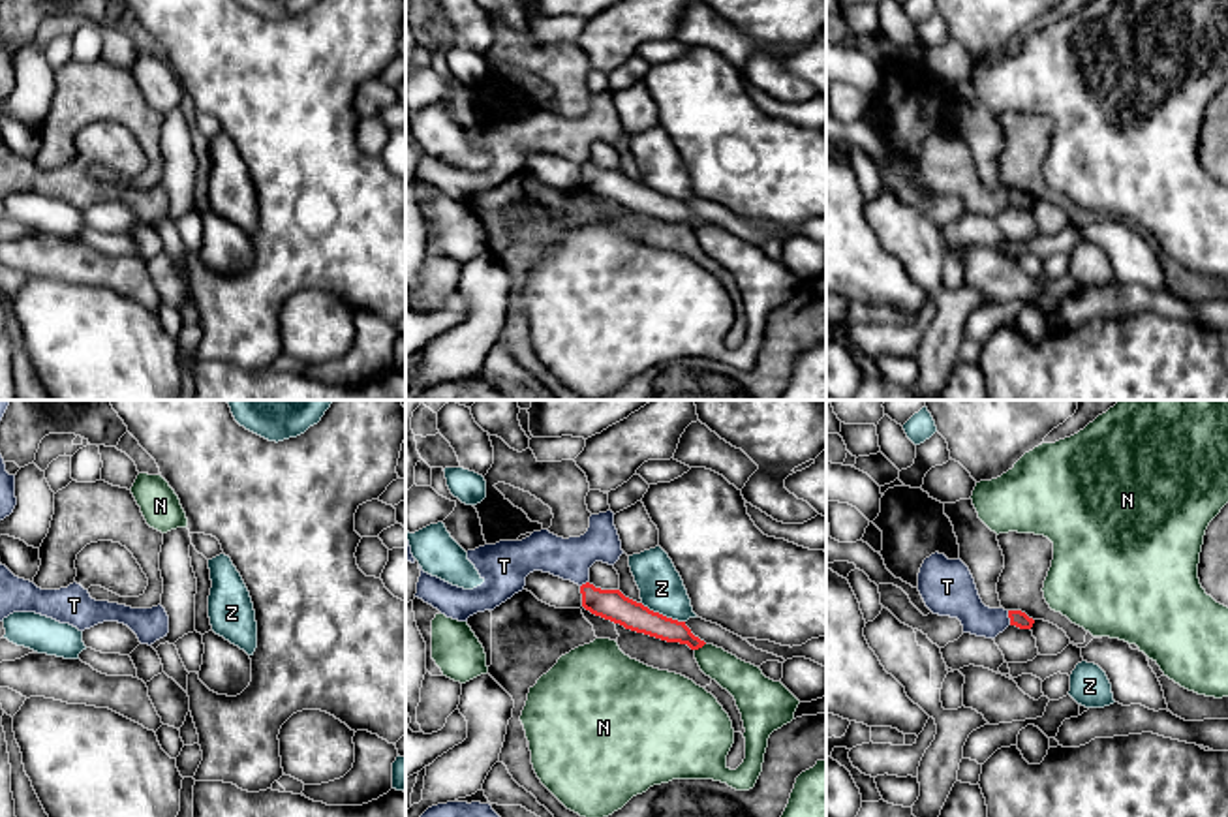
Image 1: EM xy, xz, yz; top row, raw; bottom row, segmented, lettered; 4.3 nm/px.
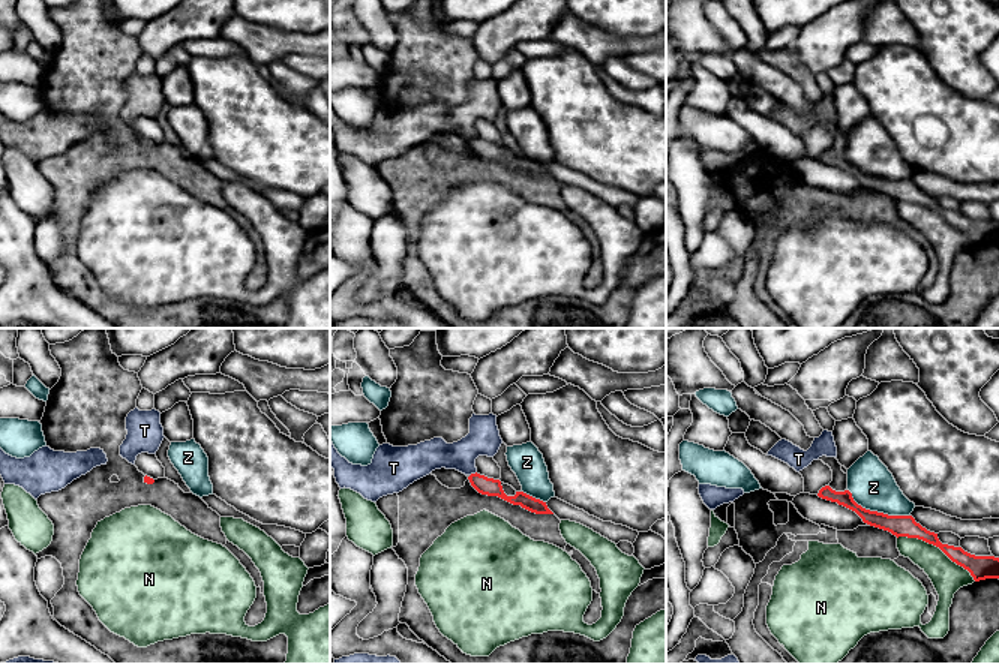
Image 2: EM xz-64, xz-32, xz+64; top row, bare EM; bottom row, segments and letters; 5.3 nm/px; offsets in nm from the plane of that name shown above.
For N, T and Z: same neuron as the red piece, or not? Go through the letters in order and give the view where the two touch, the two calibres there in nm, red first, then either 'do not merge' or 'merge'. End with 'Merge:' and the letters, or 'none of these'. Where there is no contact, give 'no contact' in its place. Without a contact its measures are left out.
N: contact in xz; calibres 110 and 220 nm; do not merge
T: contact in yz; calibres 70 and 190 nm; do not merge
Z: contact in xz; calibres 130 and 190 nm; do not merge
Merge: none of these

